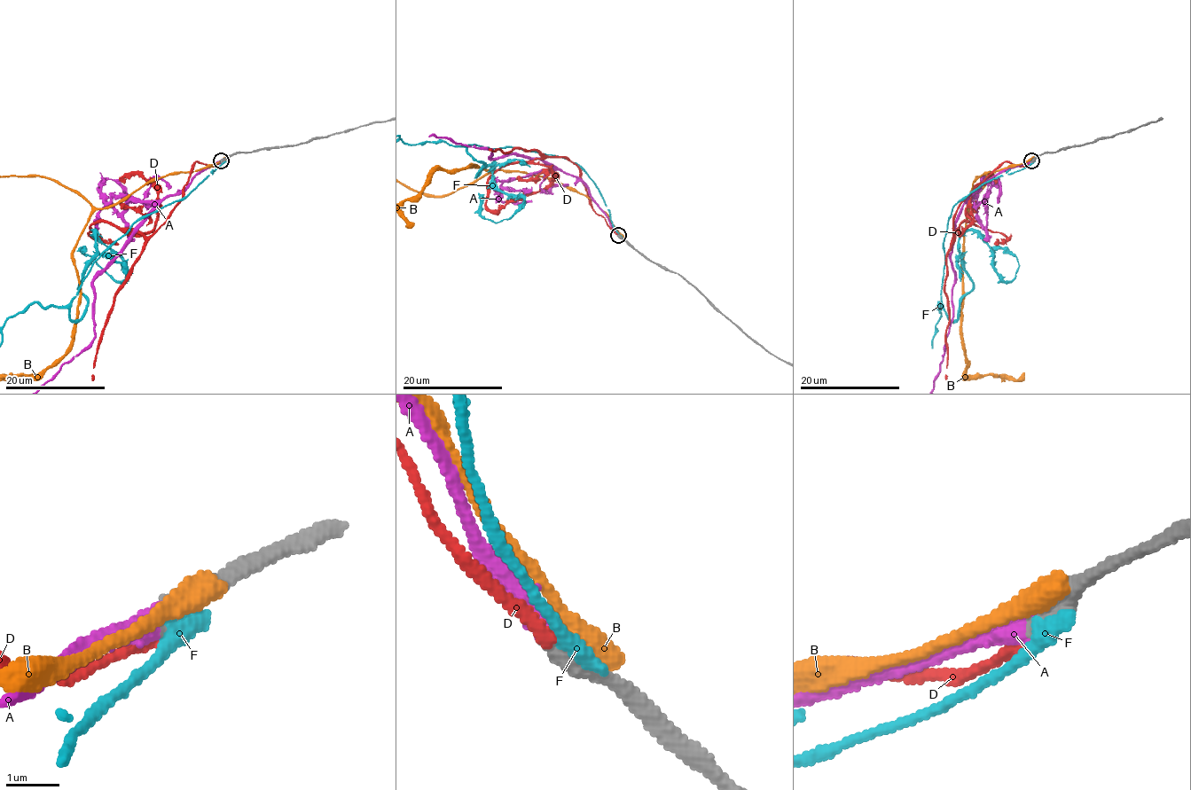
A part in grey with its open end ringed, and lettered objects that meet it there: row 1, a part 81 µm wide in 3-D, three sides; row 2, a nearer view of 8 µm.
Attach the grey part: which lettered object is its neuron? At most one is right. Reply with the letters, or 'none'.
A

